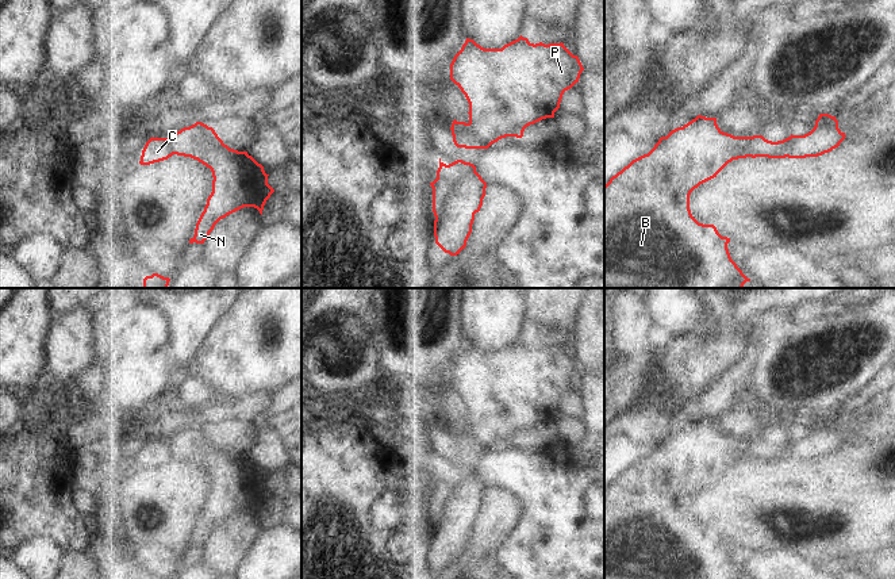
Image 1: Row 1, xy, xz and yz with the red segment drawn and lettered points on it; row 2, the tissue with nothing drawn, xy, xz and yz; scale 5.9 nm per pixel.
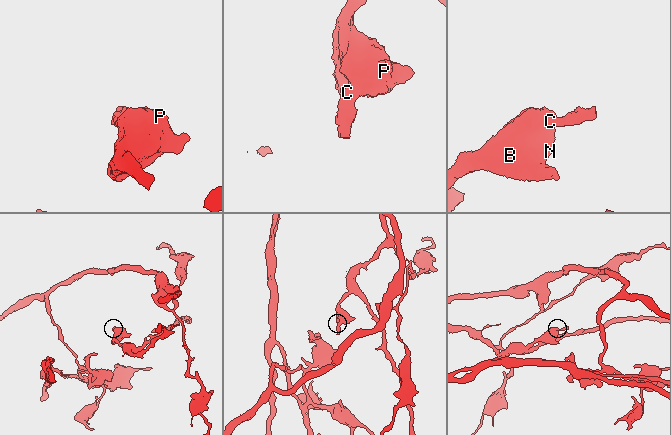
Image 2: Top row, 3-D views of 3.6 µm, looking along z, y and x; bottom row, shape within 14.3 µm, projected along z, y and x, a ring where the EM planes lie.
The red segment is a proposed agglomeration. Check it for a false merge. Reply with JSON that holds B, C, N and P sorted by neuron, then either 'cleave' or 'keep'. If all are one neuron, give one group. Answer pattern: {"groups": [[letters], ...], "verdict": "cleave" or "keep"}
{"groups": [["B", "N", "P"], ["C"]], "verdict": "cleave"}

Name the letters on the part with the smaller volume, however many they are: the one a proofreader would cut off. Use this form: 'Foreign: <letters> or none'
Foreign: C.

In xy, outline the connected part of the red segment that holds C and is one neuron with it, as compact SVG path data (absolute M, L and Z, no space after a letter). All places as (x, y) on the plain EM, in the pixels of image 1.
M150 441L141 459L141 468L150 468L154 465L160 465L168 463L174 457L173 446L169 441Z

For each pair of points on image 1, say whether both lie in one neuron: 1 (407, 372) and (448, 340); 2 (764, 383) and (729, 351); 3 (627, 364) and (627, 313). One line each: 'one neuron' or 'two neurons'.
1: one neuron
2: two neurons
3: one neuron

